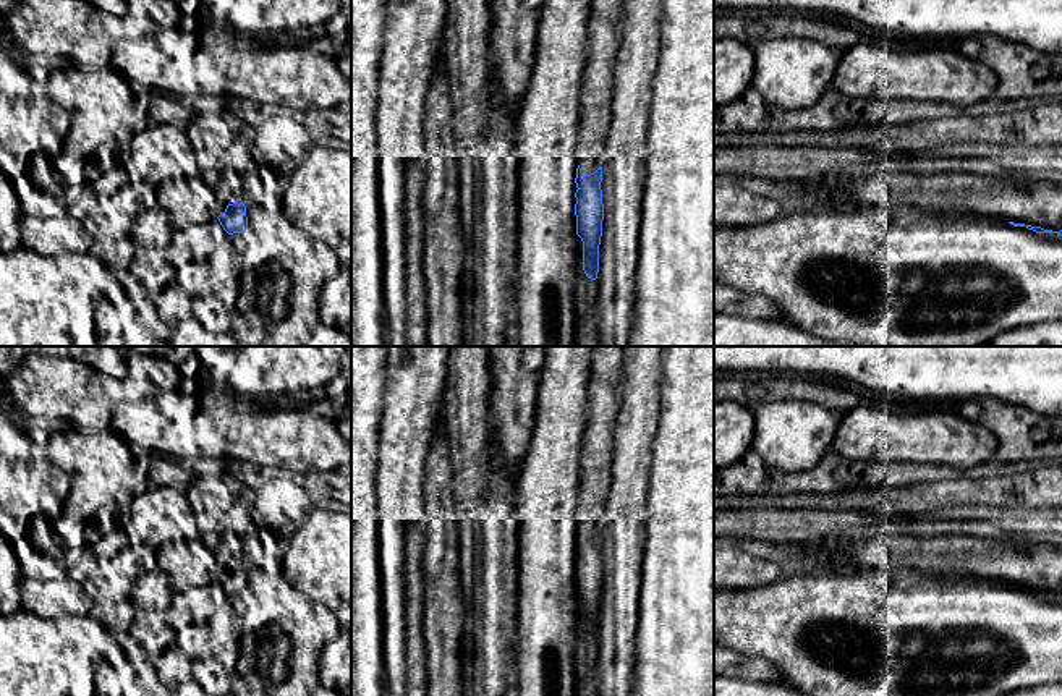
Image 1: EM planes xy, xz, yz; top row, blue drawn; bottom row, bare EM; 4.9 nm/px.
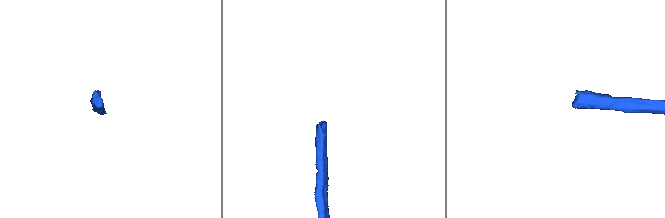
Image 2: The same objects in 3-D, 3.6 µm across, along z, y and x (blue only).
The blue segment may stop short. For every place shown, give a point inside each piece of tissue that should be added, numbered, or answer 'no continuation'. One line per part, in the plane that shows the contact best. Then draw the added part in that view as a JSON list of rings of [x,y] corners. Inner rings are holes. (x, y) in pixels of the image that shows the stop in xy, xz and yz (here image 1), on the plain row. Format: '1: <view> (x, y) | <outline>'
1: xz (606, 374) | [[[594,346],[576,503],[576,521],[583,537],[591,537],[604,528],[612,487],[614,437],[622,392],[623,346]]]

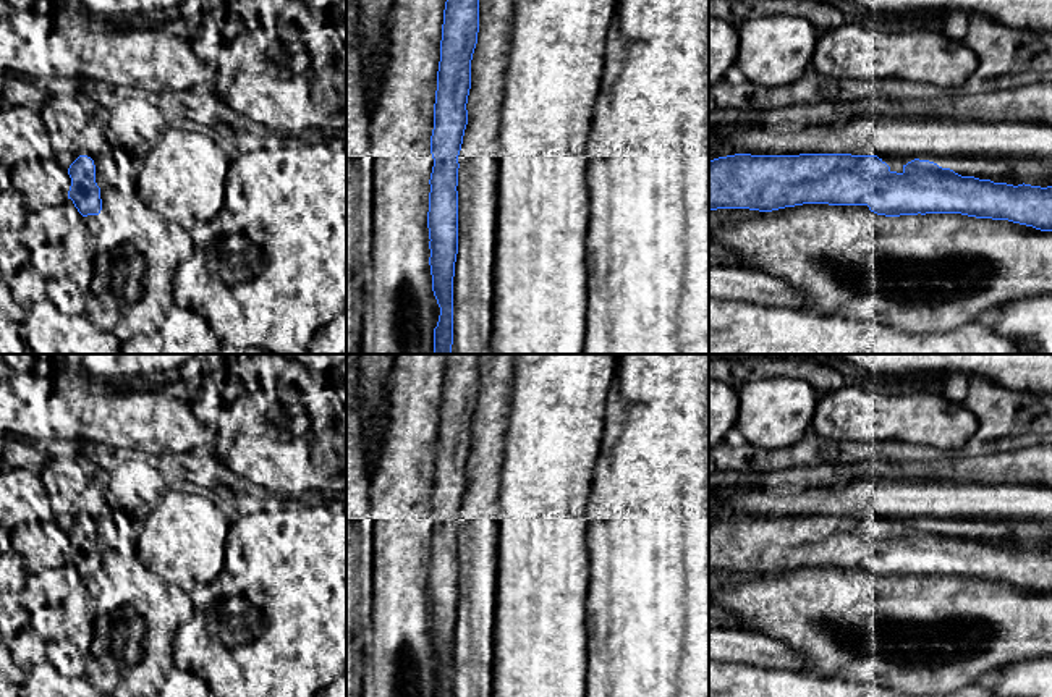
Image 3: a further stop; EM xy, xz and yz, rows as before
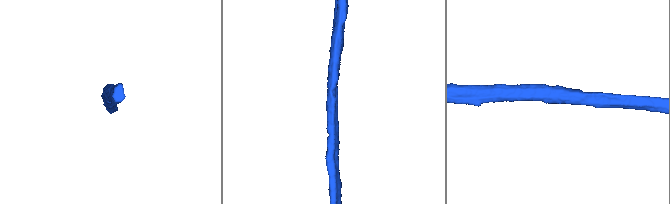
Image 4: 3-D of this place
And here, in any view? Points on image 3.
no continuation

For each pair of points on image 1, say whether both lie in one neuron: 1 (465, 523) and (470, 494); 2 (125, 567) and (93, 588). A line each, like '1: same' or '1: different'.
1: same
2: same

